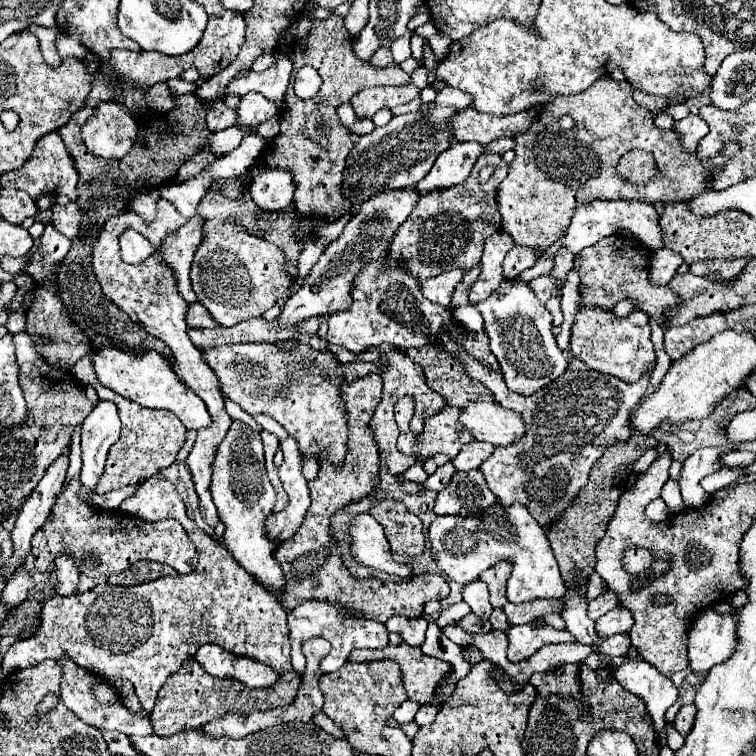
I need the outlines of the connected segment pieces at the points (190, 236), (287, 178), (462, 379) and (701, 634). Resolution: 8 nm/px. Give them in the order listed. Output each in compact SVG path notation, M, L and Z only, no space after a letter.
M195 216L189 224L185 224L183 228L179 228L177 232L169 234L163 242L161 254L163 260L169 262L169 266L175 270L177 276L177 284L179 284L179 294L189 302L197 302L193 290L191 290L191 278L189 278L189 268L191 268L191 260L195 254L195 248L201 244L203 240L203 220L199 220L199 216Z
M261 159L250 167L253 200L263 210L283 210L293 204L295 180L287 168L269 168Z
M409 348L405 354L423 368L427 386L441 394L449 406L463 408L471 400L493 400L487 388L469 380L463 368L459 368L451 356L443 356L439 348Z
M713 608L703 612L695 624L691 624L689 632L689 660L693 672L707 672L715 664L721 664L725 658L731 656L735 648L735 616L733 614L717 614Z

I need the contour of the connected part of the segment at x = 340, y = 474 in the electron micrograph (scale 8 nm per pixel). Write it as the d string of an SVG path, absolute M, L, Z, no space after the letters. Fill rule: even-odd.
M367 374L343 386L343 400L347 400L347 416L351 424L349 436L349 452L347 460L341 470L327 468L321 464L319 476L309 482L311 488L311 506L303 518L301 528L297 534L279 544L275 550L275 560L283 568L285 576L285 590L279 598L283 610L293 610L299 602L315 598L315 600L335 600L339 604L349 604L357 612L371 616L373 620L387 622L393 616L417 618L423 614L423 606L431 600L443 600L449 596L449 582L441 574L421 574L411 578L409 582L383 582L377 578L357 580L353 578L341 564L341 554L337 550L335 540L329 536L329 516L337 510L337 506L347 504L351 500L359 500L361 496L373 492L379 474L379 452L375 448L373 432L371 432L371 418L375 408L383 398L383 382L379 374Z

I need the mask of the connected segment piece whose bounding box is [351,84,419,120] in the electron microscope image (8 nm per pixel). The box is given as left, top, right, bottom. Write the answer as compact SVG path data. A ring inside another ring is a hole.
M411 84L407 86L381 86L381 88L365 88L351 98L351 106L359 120L373 118L381 108L395 108L399 104L411 102L419 96L419 90Z

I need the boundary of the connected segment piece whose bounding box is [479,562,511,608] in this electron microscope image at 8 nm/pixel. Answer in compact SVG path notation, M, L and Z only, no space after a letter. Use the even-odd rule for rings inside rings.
M499 562L493 568L485 570L479 580L483 580L489 586L491 592L491 606L493 608L503 608L507 604L507 596L505 596L505 586L507 586L507 578L511 572L511 564L509 562Z

